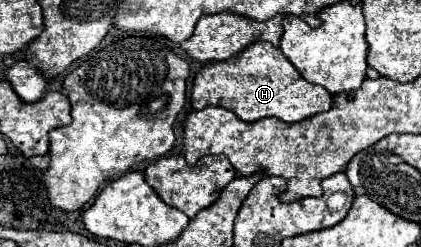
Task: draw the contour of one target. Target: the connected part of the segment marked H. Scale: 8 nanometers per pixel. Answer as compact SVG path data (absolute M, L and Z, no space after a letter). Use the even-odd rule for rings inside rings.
M252 42L238 56L234 56L230 60L204 64L202 70L194 78L194 86L192 86L192 94L190 94L190 104L194 110L202 110L208 104L214 104L214 106L232 110L244 122L256 122L266 116L276 116L284 122L300 122L318 112L330 110L330 102L332 102L332 96L322 86L314 86L314 84L306 82L300 76L300 72L284 58L280 48L274 48L270 42Z

